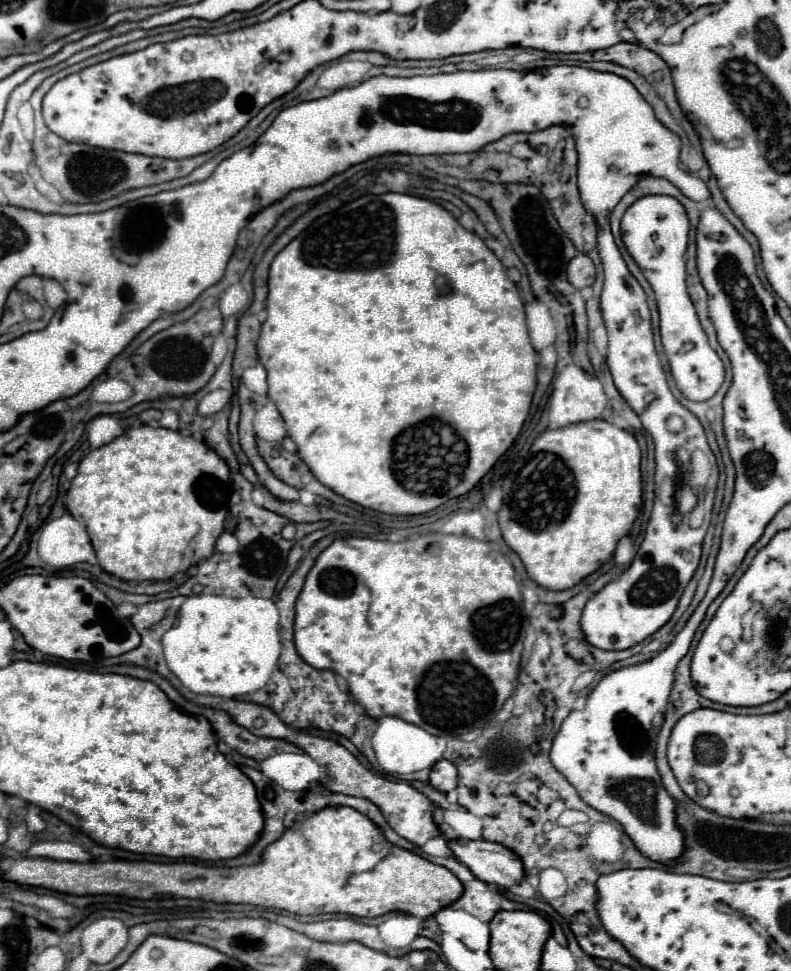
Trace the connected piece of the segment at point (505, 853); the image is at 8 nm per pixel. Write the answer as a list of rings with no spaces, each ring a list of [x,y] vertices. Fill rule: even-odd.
[[[456,839],[448,841],[450,851],[462,861],[480,881],[508,889],[524,881],[524,863],[508,847],[490,841]]]

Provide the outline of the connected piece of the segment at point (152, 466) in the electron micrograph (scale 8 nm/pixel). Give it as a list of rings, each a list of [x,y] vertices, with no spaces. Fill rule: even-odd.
[[[140,425],[134,429],[128,429],[124,435],[116,437],[112,443],[102,445],[94,451],[90,451],[78,465],[78,475],[70,481],[70,489],[66,493],[66,509],[72,517],[76,517],[76,521],[84,523],[84,527],[88,529],[92,547],[96,551],[98,563],[104,571],[124,579],[124,581],[142,581],[142,579],[150,579],[150,581],[162,581],[162,579],[170,579],[180,571],[188,571],[192,565],[200,563],[202,559],[208,559],[214,553],[214,543],[220,537],[220,533],[224,531],[224,519],[228,515],[228,507],[230,507],[230,469],[226,465],[224,459],[220,459],[212,449],[208,449],[204,443],[196,441],[190,435],[182,435],[180,431],[170,431],[170,429],[162,429],[162,427],[148,427],[148,425]]]

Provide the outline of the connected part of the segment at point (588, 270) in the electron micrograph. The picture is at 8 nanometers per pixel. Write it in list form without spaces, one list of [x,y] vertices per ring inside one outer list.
[[[578,255],[568,263],[568,281],[576,289],[584,289],[594,283],[594,265],[586,255]]]

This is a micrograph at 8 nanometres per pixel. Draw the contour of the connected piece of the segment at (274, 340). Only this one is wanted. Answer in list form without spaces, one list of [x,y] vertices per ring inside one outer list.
[[[400,193],[364,195],[334,213],[318,217],[276,255],[270,265],[268,289],[268,317],[258,339],[258,357],[268,371],[268,397],[284,417],[288,435],[294,439],[298,455],[312,469],[312,475],[344,499],[388,515],[428,513],[448,499],[466,495],[518,437],[537,384],[536,351],[530,345],[524,303],[518,287],[506,277],[506,269],[484,241],[476,233],[466,231],[438,203]]]

